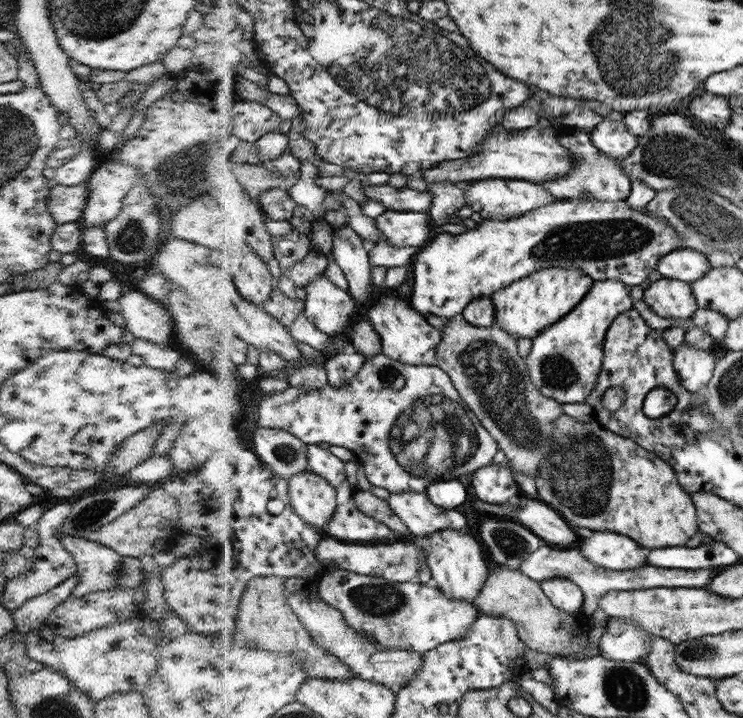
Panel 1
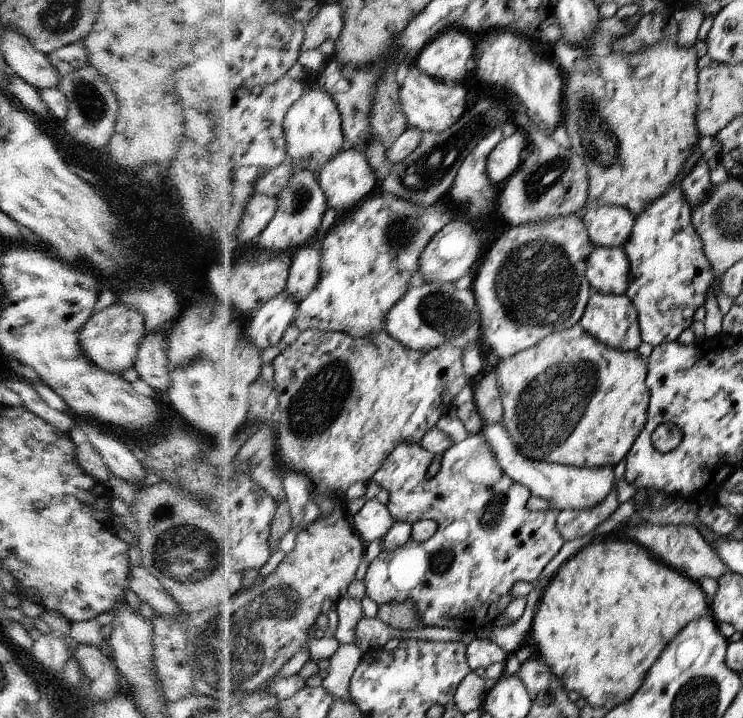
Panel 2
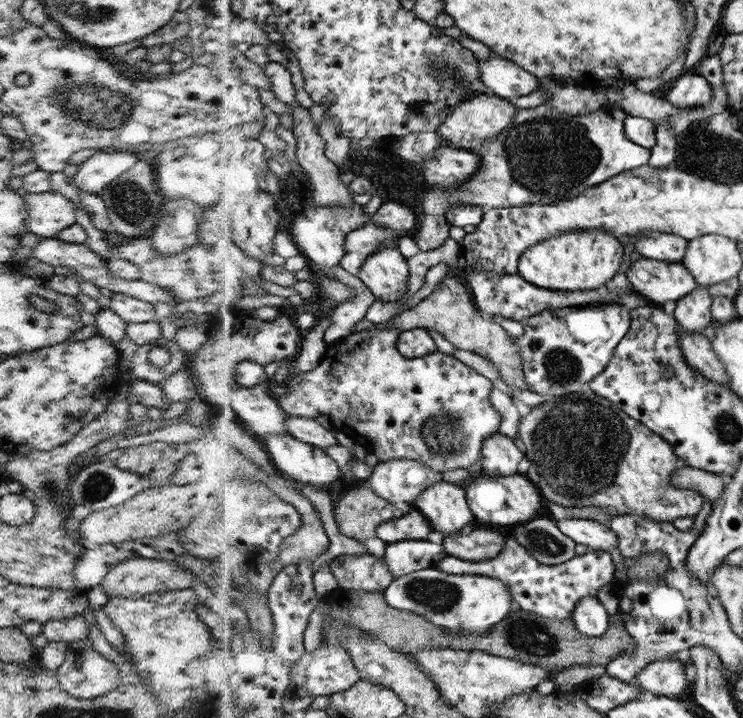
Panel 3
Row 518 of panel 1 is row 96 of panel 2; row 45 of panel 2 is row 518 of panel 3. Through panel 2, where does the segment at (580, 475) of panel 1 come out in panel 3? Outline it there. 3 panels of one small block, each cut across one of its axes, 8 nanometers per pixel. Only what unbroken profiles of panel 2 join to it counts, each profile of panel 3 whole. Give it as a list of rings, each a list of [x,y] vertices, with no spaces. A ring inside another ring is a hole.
[[[584,384],[582,390],[578,392],[571,393],[570,395],[565,394],[556,399],[548,398],[548,402],[531,407],[531,411],[519,421],[517,438],[522,440],[522,444],[524,444],[525,448],[523,453],[530,461],[530,467],[525,474],[540,490],[543,490],[547,500],[554,501],[556,504],[567,507],[602,507],[608,509],[608,511],[612,513],[612,516],[620,514],[645,514],[647,517],[656,521],[670,522],[673,522],[676,518],[685,516],[694,518],[700,512],[700,509],[703,508],[705,500],[703,495],[698,493],[698,491],[692,489],[678,489],[671,486],[671,478],[673,474],[675,474],[679,459],[675,453],[675,447],[666,439],[663,439],[662,436],[656,435],[655,432],[652,431],[650,427],[646,427],[643,422],[638,422],[634,418],[631,418],[631,415],[624,413],[623,410],[618,408],[618,405],[596,395],[588,384]]]

